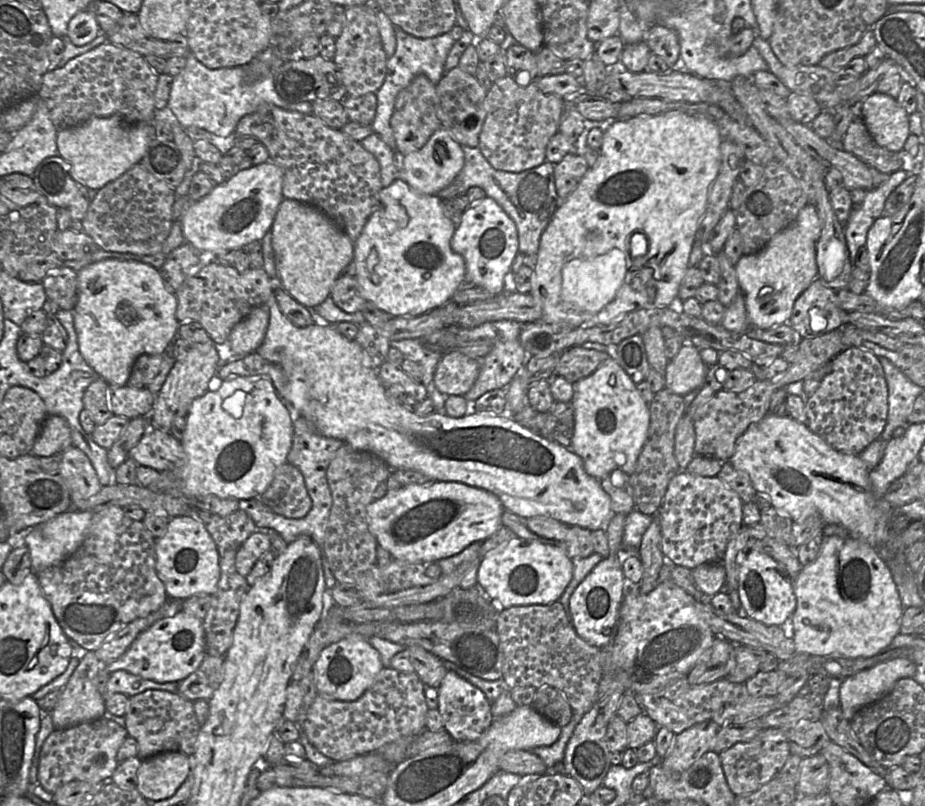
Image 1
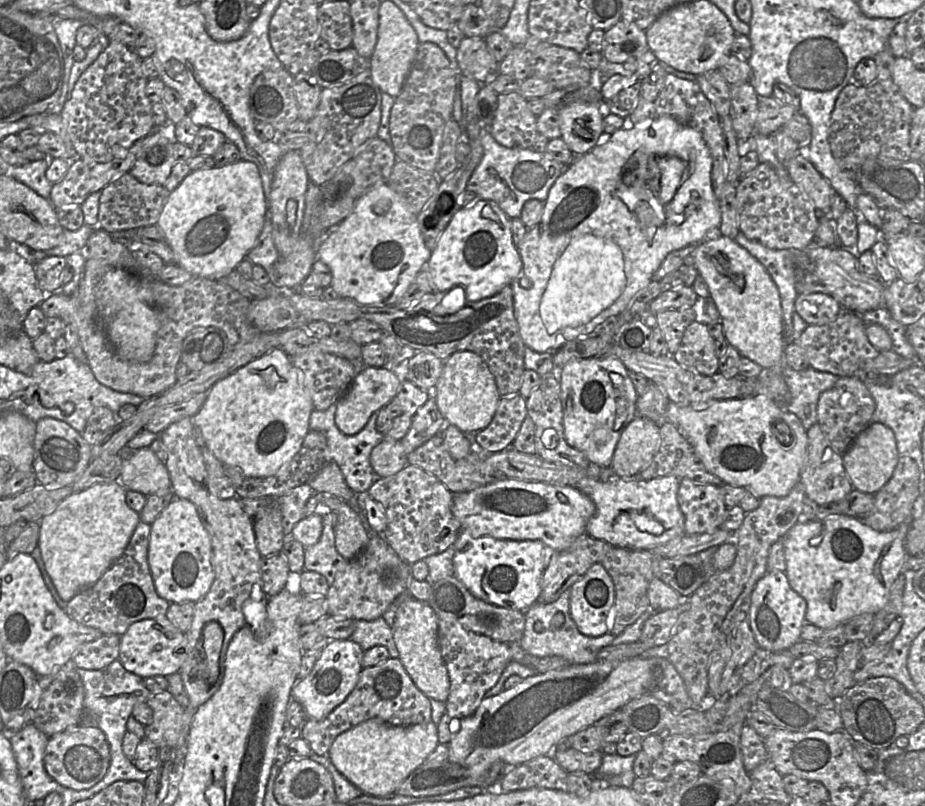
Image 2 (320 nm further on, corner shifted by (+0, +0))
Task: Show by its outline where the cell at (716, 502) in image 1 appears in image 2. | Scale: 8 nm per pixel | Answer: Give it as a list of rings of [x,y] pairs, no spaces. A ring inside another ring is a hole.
[[[682,478],[677,499],[687,535],[713,532],[724,521],[727,507],[720,486]]]

